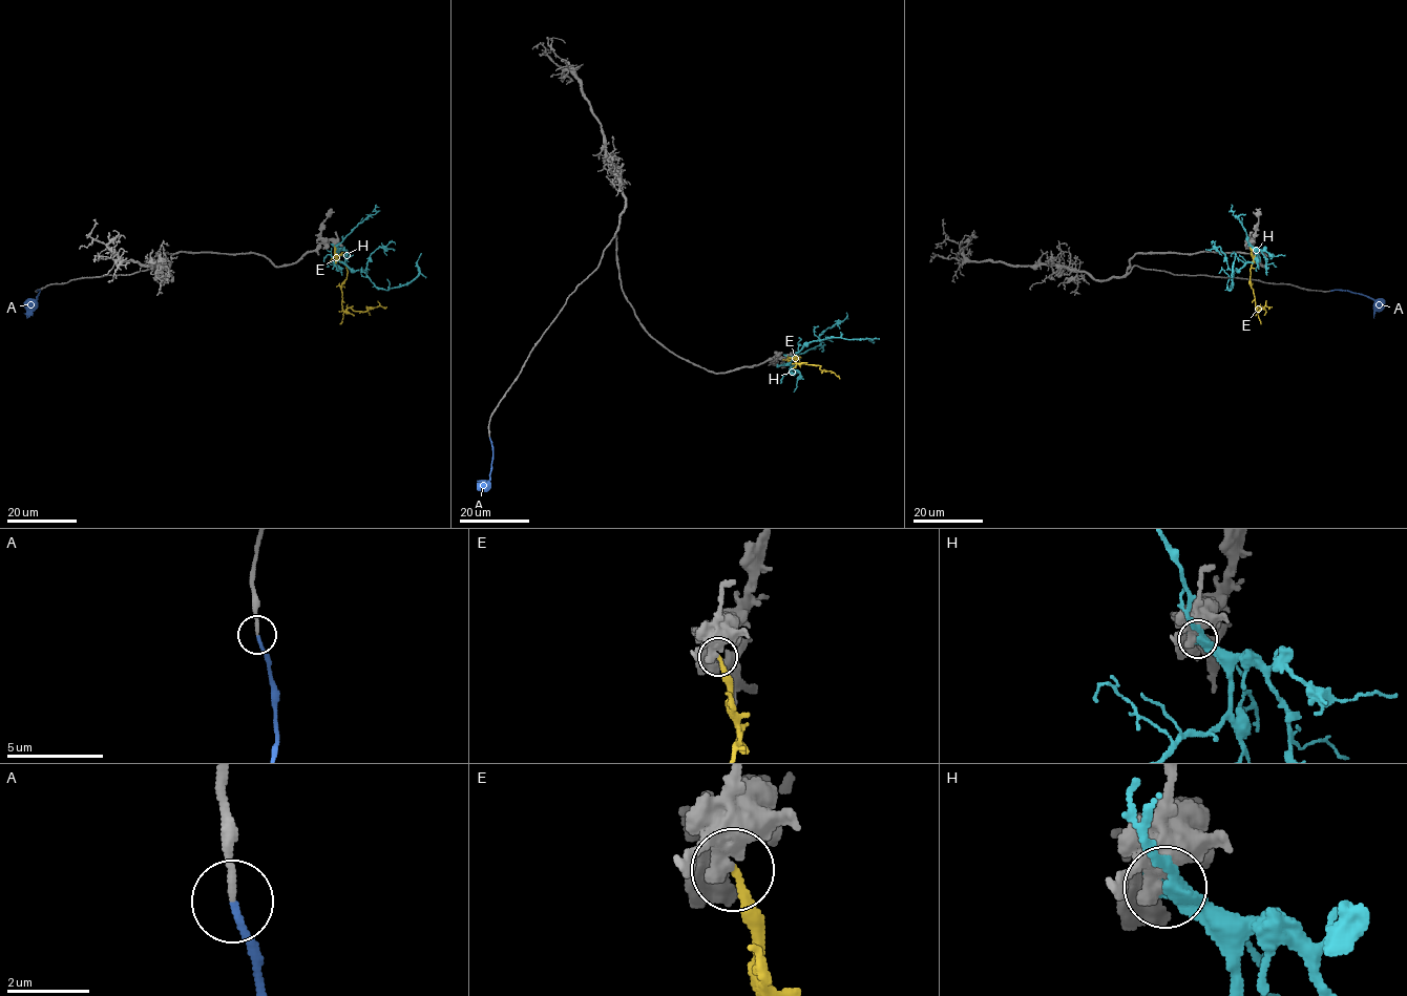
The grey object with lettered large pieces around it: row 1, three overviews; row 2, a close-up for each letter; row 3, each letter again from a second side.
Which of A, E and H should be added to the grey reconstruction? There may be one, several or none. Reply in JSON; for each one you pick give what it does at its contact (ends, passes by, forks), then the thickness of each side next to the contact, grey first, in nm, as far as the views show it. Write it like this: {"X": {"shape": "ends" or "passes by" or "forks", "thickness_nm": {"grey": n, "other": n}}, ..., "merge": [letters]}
{"A": {"shape": "ends", "thickness_nm": {"grey": 160, "other": 150}}, "merge": ["A"]}

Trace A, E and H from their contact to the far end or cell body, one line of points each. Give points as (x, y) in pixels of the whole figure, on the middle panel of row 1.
A: (489, 438), (492, 459), (489, 478), (487, 481), (480, 481)
E: (786, 356), (791, 360), (800, 357), (794, 359), (801, 364), (818, 365), (821, 371), (833, 372), (839, 379)
H: (786, 356), (790, 361), (805, 344), (830, 338), (872, 339), (875, 342)

